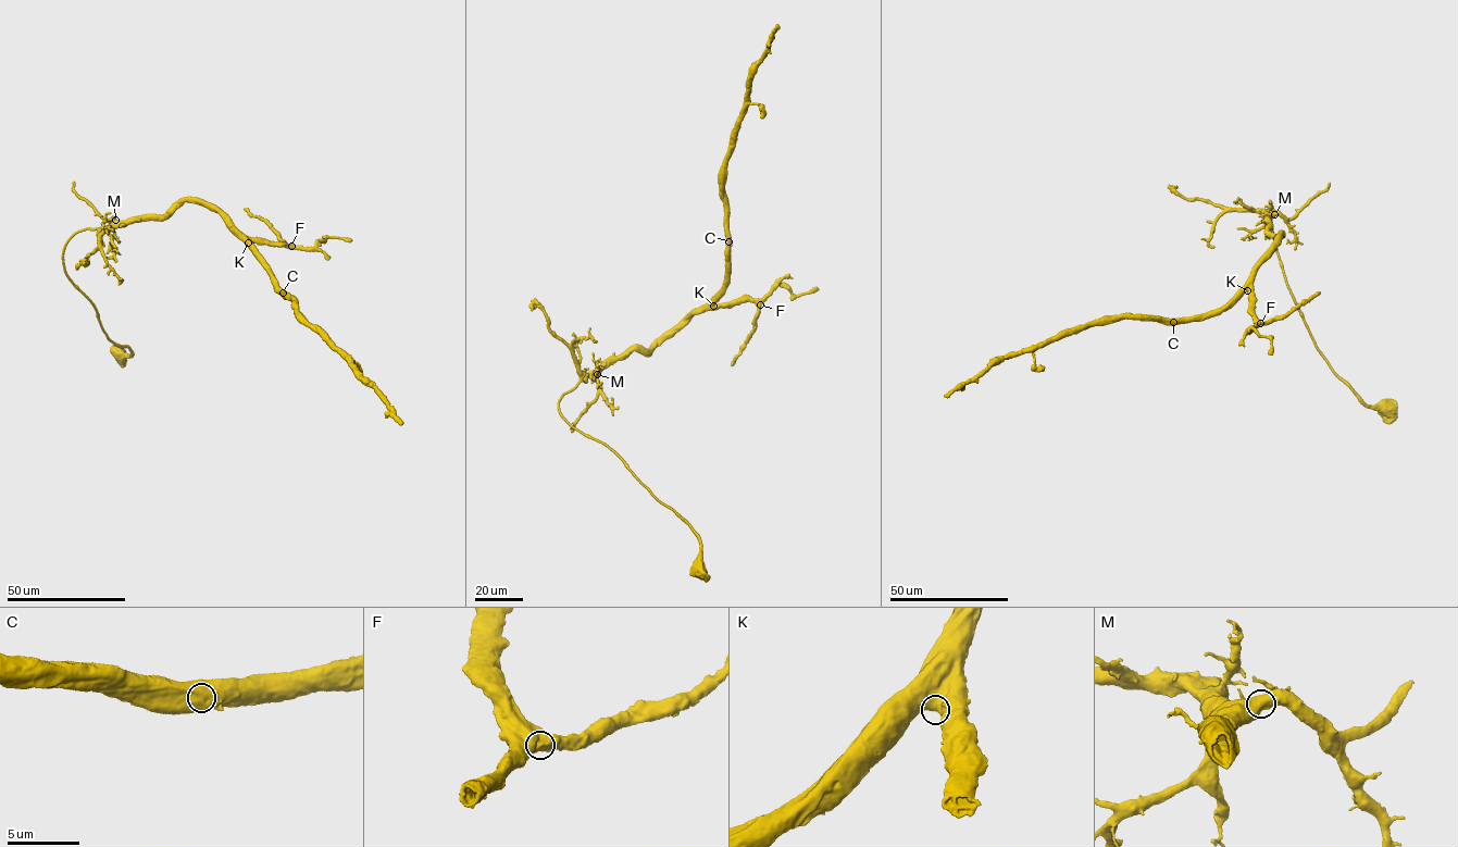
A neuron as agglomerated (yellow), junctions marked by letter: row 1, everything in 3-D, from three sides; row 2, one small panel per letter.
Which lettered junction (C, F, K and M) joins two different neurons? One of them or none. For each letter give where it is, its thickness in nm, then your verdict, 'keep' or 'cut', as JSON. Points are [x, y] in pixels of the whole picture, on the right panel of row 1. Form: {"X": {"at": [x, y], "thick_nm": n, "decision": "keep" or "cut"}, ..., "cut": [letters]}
{"C": {"at": [1173, 322], "thick_nm": 1500, "decision": "keep"}, "F": {"at": [1260, 323], "thick_nm": 750, "decision": "keep"}, "K": {"at": [1247, 290], "thick_nm": 750, "decision": "keep"}, "M": {"at": [1274, 214], "thick_nm": 750, "decision": "keep"}, "cut": []}

